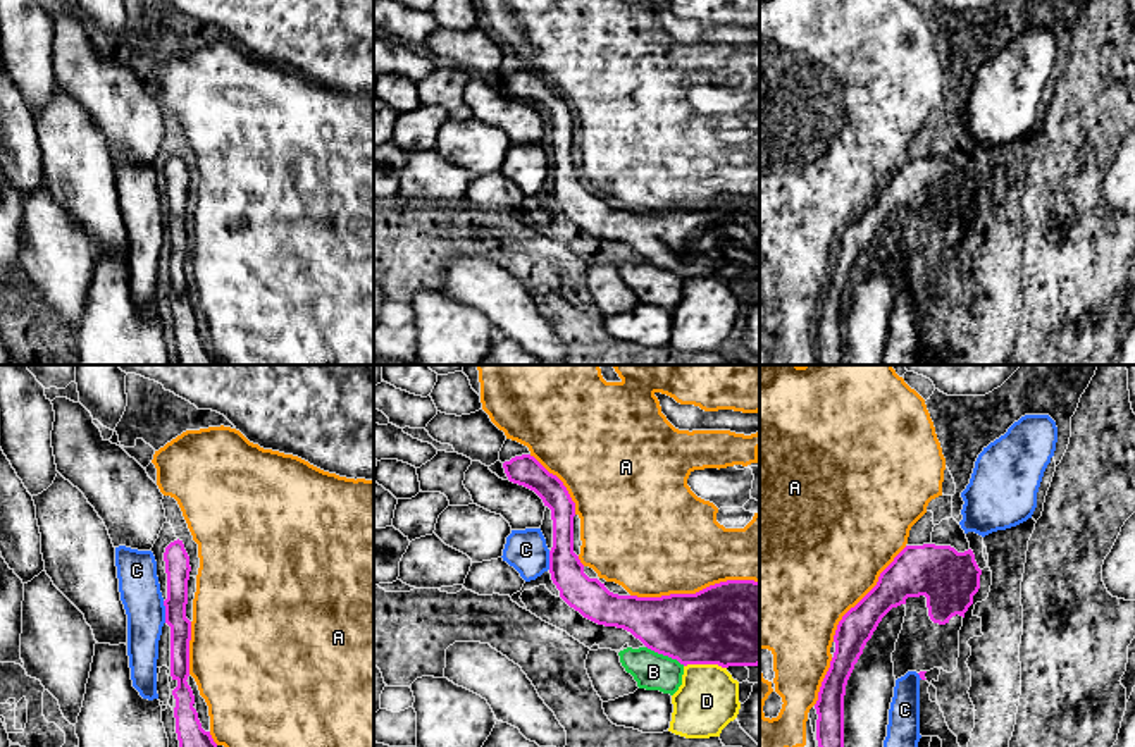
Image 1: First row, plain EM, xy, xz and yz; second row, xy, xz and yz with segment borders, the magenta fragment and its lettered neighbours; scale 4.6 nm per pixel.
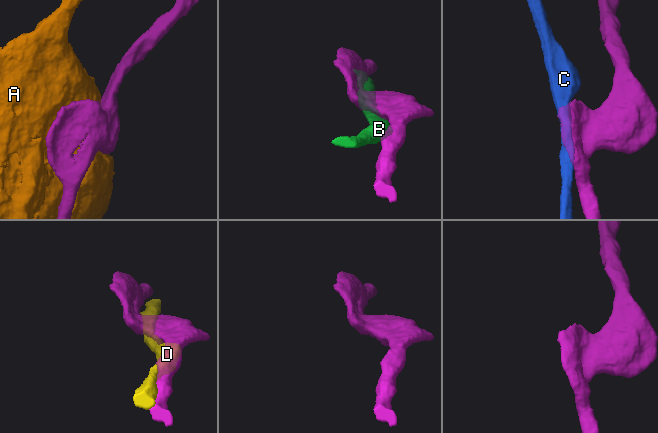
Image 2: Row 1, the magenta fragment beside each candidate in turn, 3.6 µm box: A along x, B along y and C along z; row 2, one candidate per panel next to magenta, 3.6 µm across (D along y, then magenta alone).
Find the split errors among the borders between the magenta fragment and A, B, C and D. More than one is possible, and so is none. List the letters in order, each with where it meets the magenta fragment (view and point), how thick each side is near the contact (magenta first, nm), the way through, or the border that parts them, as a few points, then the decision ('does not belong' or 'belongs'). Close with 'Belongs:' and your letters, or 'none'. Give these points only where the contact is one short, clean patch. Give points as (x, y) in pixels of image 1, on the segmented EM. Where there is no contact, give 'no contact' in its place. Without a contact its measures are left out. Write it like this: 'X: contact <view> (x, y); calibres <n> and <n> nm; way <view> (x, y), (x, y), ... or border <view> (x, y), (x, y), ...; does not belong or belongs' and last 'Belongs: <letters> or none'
A: contact xz (696, 592); calibres 400 and 460 nm; does not belong
B: contact xz (665, 654); calibres 360 and 180 nm; does not belong
C: contact xy (166, 611); calibres 120 and 190 nm; border xy (162, 601), (166, 622); does not belong
D: contact xz (705, 663); calibres 400 and 280 nm; does not belong
Belongs: none

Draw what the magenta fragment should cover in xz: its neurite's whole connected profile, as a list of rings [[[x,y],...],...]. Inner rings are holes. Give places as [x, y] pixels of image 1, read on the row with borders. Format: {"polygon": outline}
{"polygon": [[[534,456],[503,463],[510,482],[534,491],[551,509],[551,580],[560,597],[584,618],[630,632],[648,649],[680,664],[760,664],[760,582],[727,580],[696,594],[618,596],[584,573],[574,553],[572,501],[563,482]]]}

